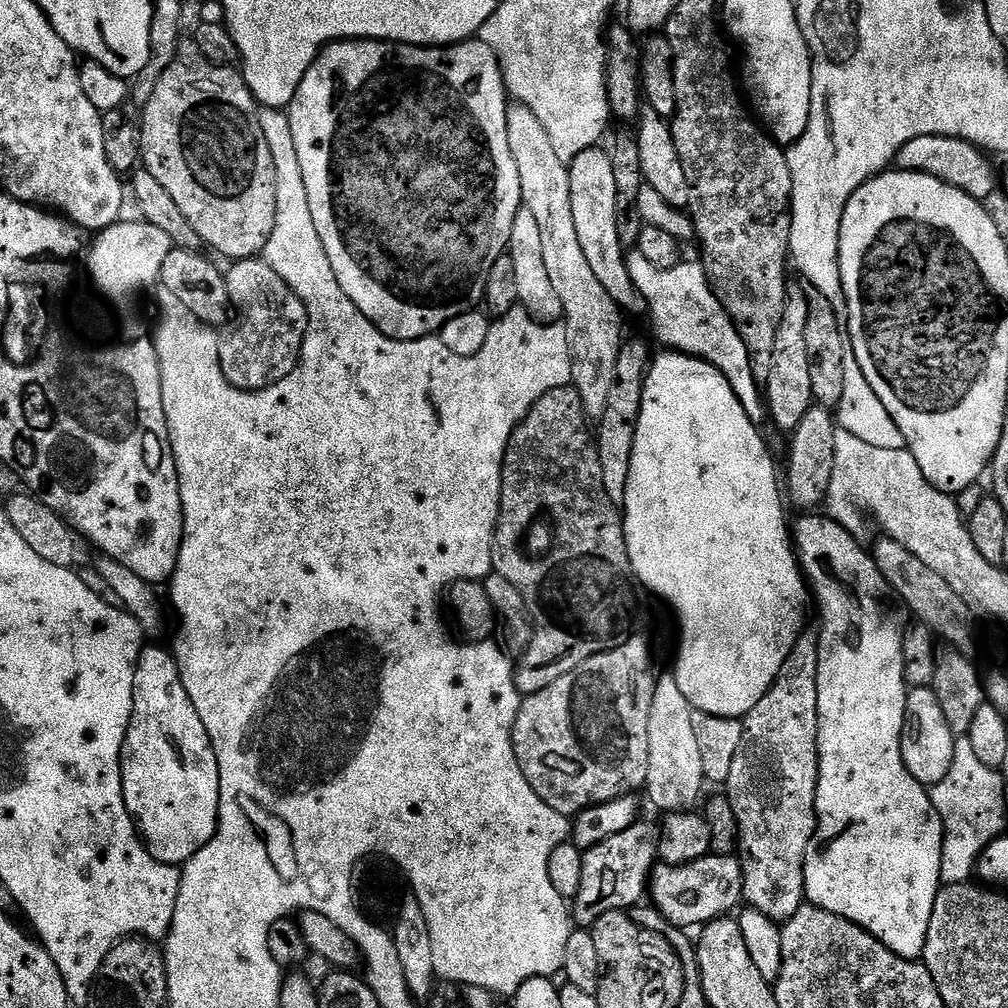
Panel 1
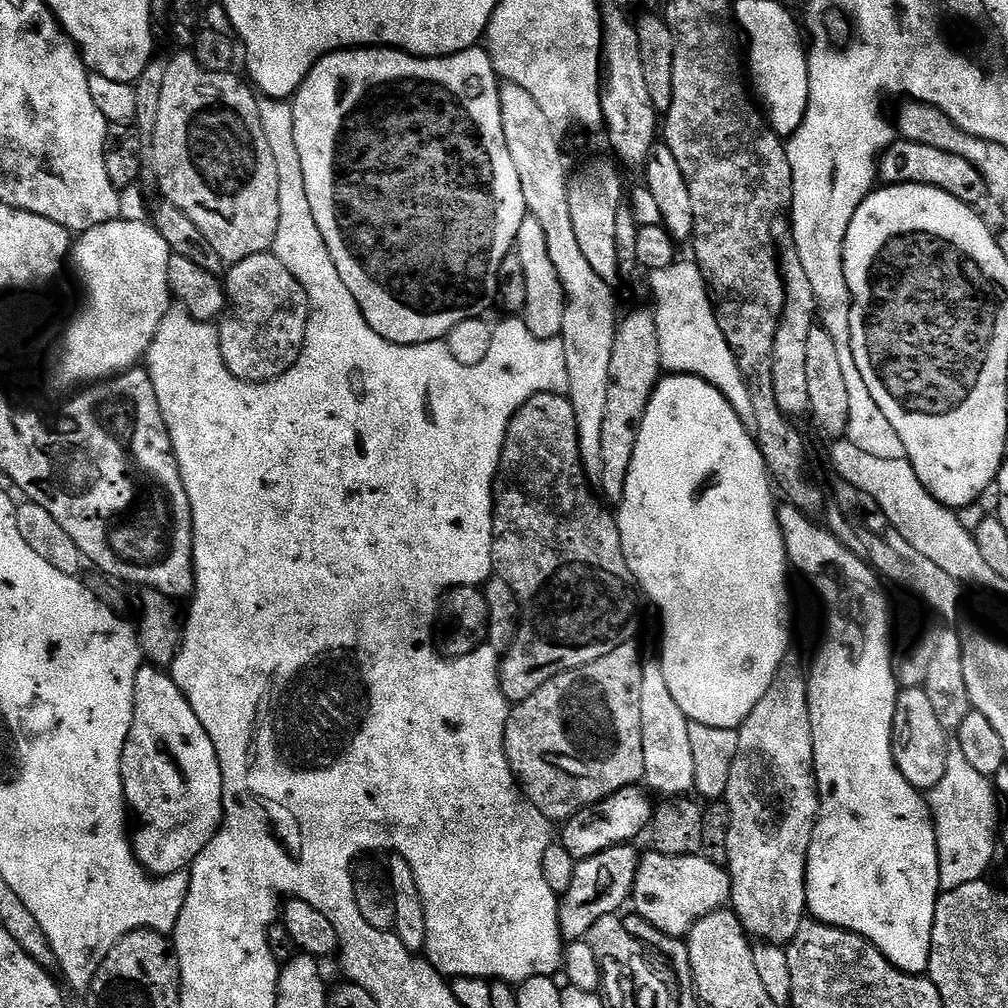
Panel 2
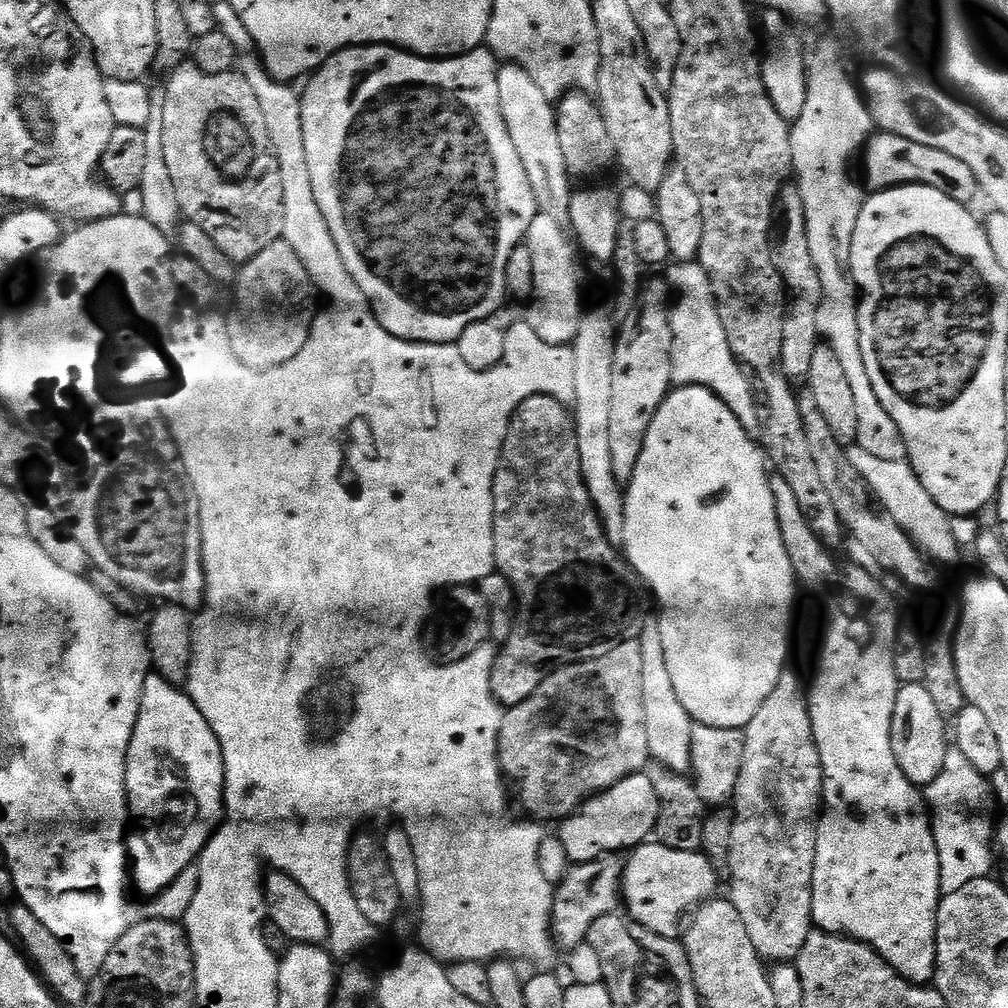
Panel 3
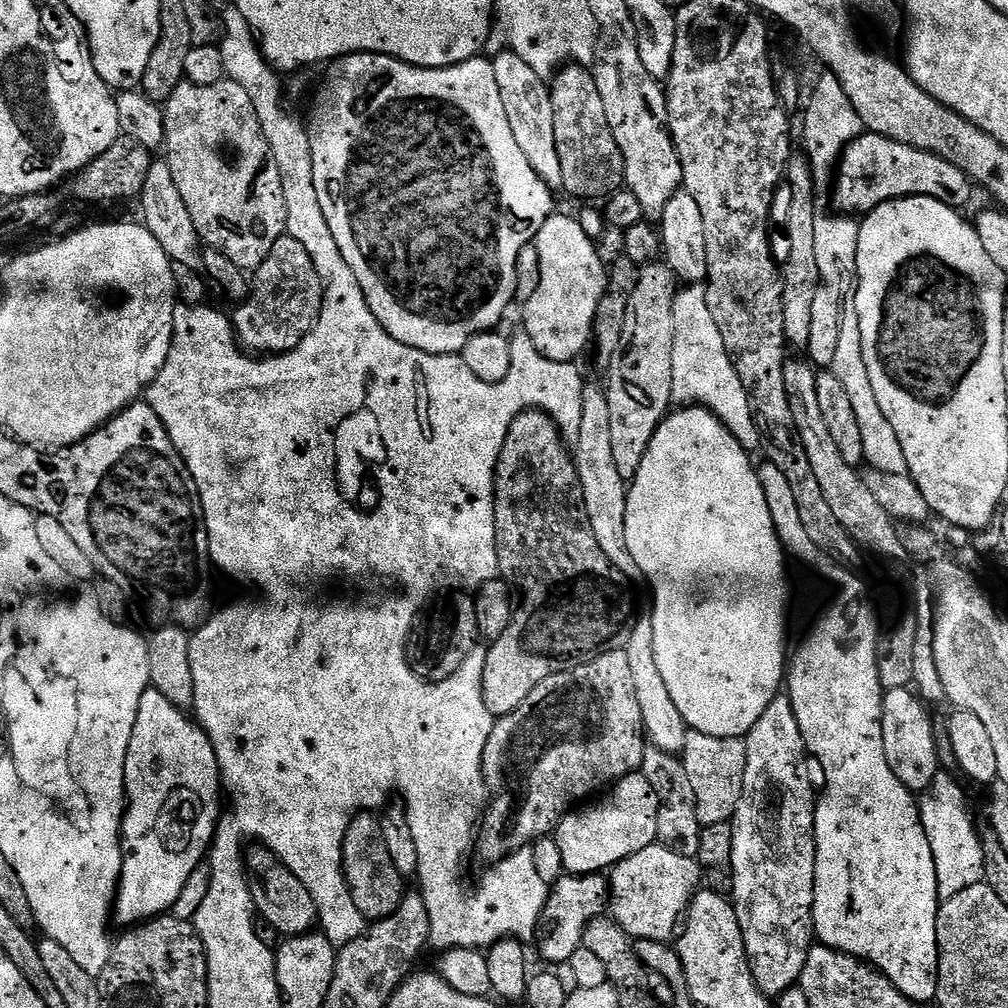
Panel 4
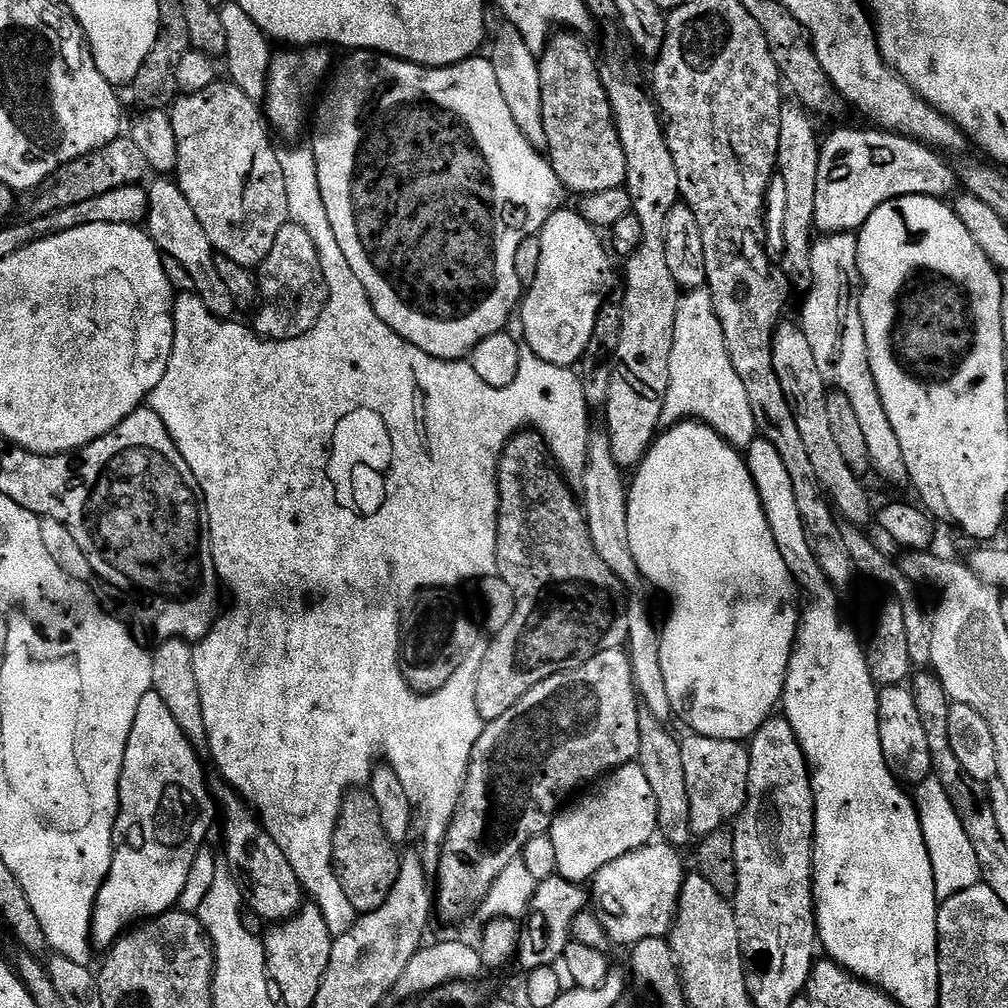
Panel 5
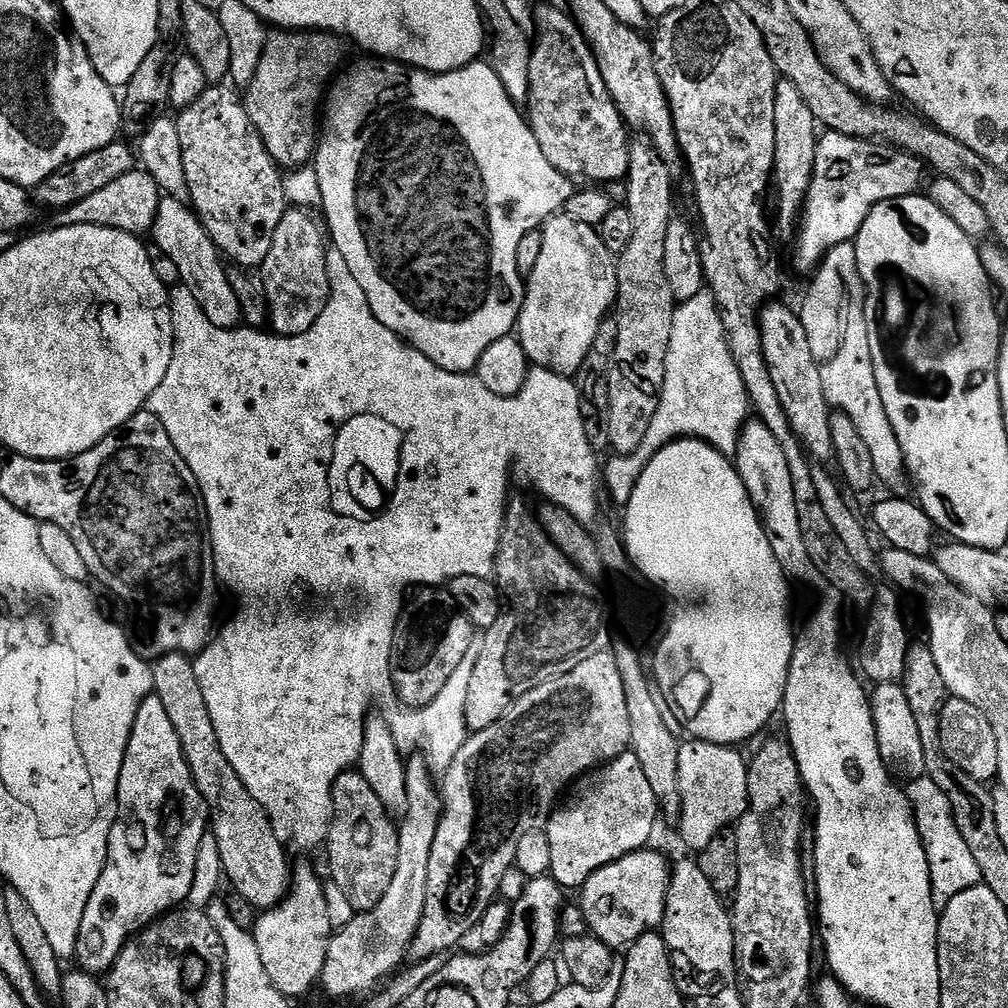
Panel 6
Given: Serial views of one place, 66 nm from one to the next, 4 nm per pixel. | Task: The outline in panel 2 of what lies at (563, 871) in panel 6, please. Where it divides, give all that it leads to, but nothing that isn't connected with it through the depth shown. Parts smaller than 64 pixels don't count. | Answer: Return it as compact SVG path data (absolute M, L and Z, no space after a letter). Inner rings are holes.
M637 785L624 788L572 816L563 825L564 830L560 836L560 842L566 846L566 850L569 850L576 860L585 860L614 845L635 841L634 838L643 830L645 833L651 825L654 811L654 804L651 804L649 798L641 790L643 789Z

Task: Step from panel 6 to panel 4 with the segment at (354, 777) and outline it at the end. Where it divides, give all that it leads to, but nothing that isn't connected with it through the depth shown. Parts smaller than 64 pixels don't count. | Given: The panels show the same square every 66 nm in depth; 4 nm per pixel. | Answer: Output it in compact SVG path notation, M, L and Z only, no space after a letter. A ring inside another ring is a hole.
M365 810L352 817L344 835L342 862L344 863L344 883L350 898L354 898L354 906L358 906L365 921L381 920L398 908L406 895L405 881L386 851L386 842L382 839L382 826L371 811Z

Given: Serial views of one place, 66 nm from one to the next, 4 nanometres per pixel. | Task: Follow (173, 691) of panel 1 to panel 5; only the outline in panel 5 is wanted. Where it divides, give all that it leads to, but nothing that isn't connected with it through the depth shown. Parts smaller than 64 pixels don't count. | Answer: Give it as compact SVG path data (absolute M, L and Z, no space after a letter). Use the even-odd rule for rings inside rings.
M154 691L148 692L146 698L138 706L138 714L134 714L134 726L130 730L130 738L126 742L126 754L124 765L120 771L120 809L116 815L116 828L112 839L112 861L108 877L104 880L102 890L98 890L98 898L92 915L92 942L97 949L107 950L129 931L137 922L147 922L155 917L163 916L165 912L171 912L179 905L182 890L186 890L186 878L190 878L190 870L194 866L194 858L200 848L205 847L208 831L212 828L212 808L214 812L214 797L210 791L209 781L204 781L204 768L200 765L197 749L192 747L191 742L182 734L182 726L174 722L174 714L166 710L166 702L158 698Z

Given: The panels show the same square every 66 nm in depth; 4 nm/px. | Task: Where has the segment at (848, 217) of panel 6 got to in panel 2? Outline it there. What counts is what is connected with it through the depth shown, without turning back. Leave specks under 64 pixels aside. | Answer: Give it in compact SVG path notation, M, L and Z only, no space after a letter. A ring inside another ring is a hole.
M900 138L891 144L878 160L878 176L885 185L889 184L932 184L938 190L958 198L958 202L980 206L988 196L988 187L978 172L958 154L936 150L934 146L922 146L918 142Z

